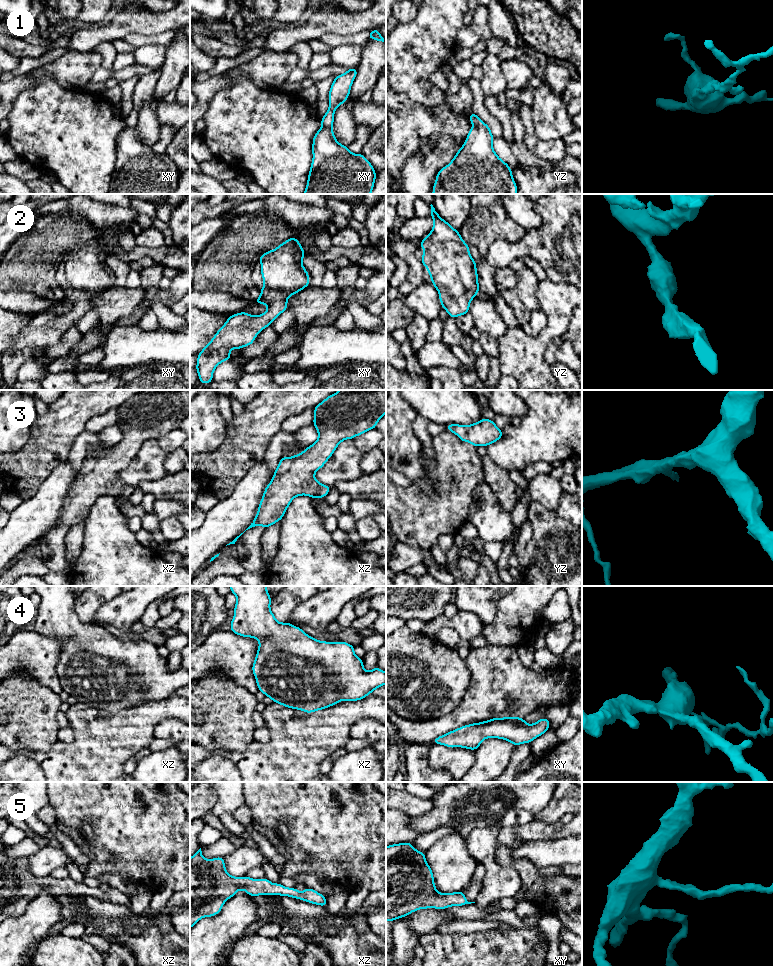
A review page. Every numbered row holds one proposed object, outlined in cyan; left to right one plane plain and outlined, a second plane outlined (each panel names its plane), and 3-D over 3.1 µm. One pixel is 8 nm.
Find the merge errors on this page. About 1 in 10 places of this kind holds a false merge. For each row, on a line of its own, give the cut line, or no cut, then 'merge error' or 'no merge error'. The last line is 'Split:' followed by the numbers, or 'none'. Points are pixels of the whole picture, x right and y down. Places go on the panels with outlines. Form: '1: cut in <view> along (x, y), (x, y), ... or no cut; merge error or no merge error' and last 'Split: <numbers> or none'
1: no cut; no merge error
2: no cut; no merge error
3: no cut; no merge error
4: no cut; no merge error
5: no cut; no merge error
Split: none

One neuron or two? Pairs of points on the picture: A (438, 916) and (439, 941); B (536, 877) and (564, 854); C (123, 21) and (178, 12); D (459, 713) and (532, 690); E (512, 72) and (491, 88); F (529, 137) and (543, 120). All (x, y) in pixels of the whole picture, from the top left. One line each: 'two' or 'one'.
A: two
B: two
C: one
D: one
E: two
F: two

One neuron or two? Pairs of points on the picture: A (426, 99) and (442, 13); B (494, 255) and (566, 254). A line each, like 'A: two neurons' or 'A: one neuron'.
A: one neuron
B: one neuron

